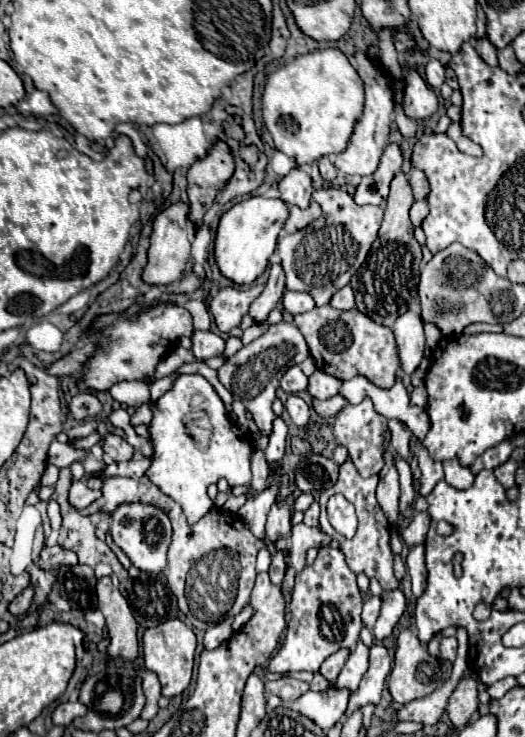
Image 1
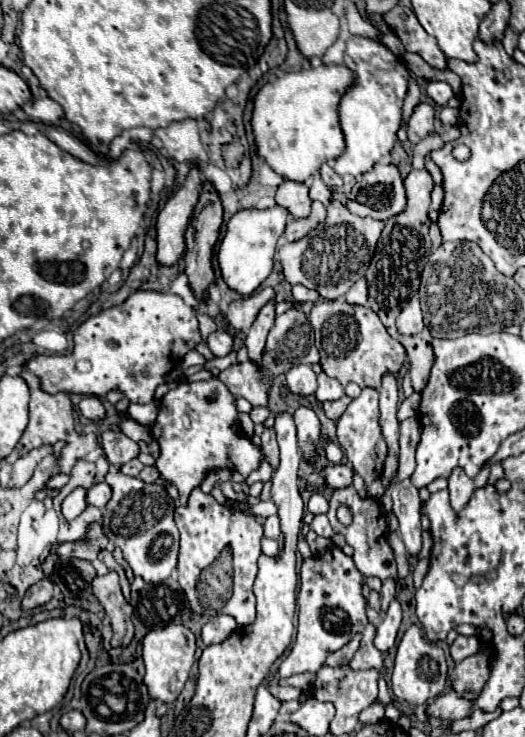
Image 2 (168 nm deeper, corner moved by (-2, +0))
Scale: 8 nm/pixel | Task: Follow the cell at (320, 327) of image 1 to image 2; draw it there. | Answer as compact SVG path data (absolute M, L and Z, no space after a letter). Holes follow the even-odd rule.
M345 299L317 301L309 313L309 323L315 331L323 371L341 385L355 381L359 387L379 389L383 375L391 371L397 377L407 361L405 347L387 333L375 311L367 305L349 305Z

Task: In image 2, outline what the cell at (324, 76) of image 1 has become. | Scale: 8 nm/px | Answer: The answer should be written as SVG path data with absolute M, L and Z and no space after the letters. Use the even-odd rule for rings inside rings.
M319 65L285 73L261 87L255 97L253 131L257 153L285 179L305 181L323 163L337 159L345 149L339 125L339 103L343 91L355 83L355 73L347 65Z

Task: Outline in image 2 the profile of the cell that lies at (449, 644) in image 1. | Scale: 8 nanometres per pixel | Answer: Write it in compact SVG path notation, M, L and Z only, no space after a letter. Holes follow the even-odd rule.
M457 635L455 643L451 645L451 657L455 663L463 661L465 657L469 655L475 655L479 651L479 641L477 637L463 637L463 635Z

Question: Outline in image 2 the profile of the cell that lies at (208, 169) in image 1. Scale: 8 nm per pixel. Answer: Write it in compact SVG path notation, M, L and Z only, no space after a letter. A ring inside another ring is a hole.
M209 181L203 183L203 191L199 195L199 203L193 211L193 217L189 221L189 227L187 227L187 251L185 251L185 273L189 275L189 285L193 289L193 293L201 295L209 283L213 281L213 263L211 263L211 257L213 257L213 247L219 239L219 227L223 223L223 207L221 207L221 201L219 201L219 195L217 191L213 189L213 185Z

